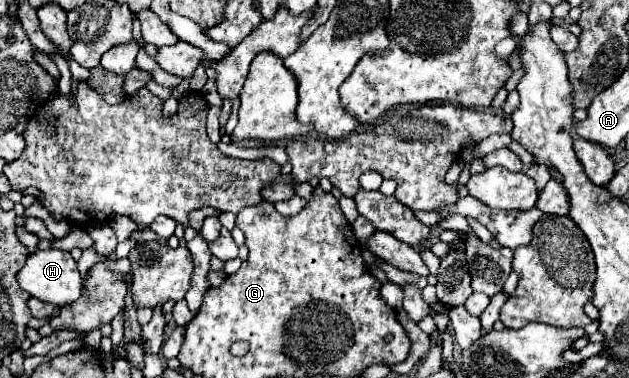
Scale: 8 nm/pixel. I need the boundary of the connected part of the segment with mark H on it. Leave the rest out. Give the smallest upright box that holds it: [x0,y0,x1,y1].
[17,249,83,307]

